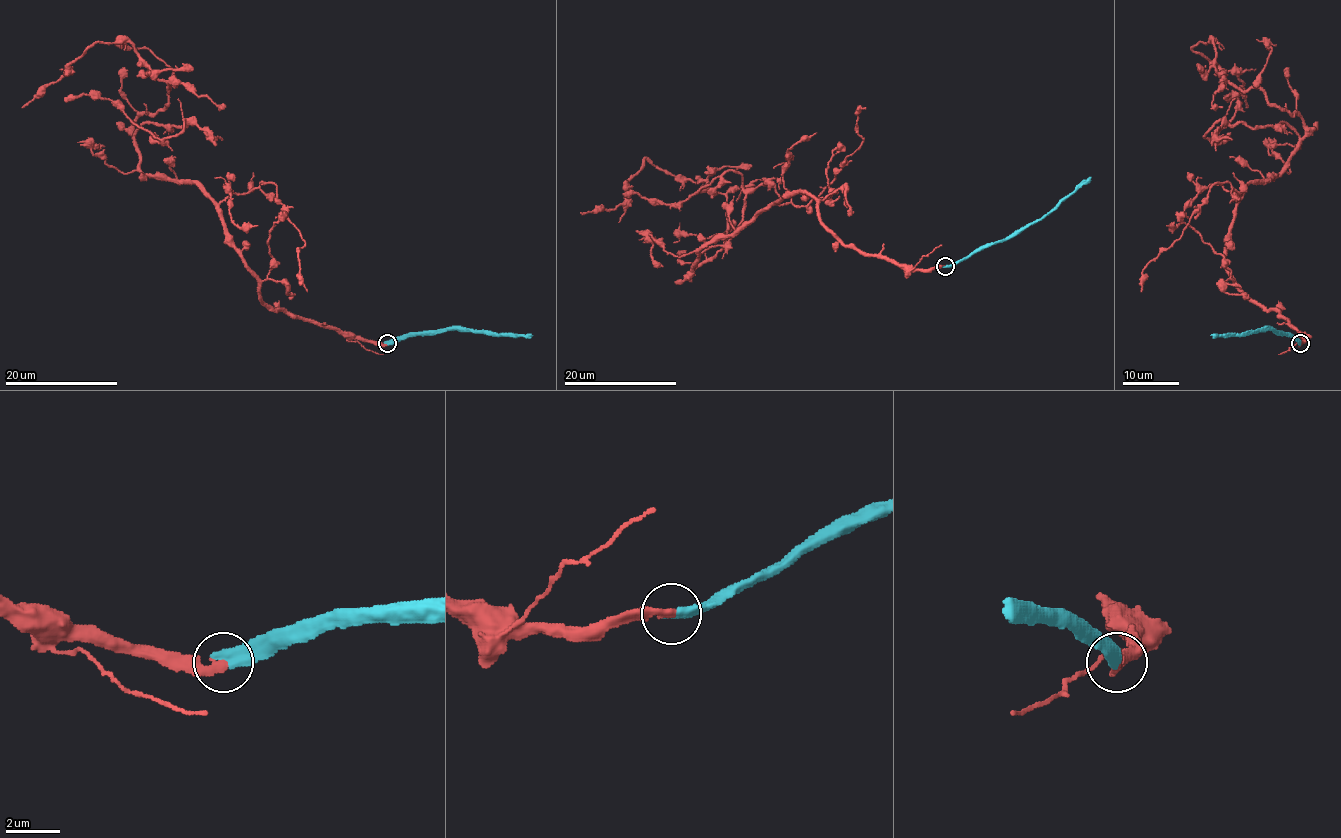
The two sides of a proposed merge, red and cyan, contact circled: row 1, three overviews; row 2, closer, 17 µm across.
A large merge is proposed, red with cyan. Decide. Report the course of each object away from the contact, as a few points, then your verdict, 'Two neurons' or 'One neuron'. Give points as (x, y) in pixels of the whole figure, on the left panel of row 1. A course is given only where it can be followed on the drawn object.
Course of red: (387, 344), (271, 310), (222, 210), (140, 169), (133, 123), (169, 87), (129, 42), (94, 42), (22, 107). Course of cyan: (387, 344), (404, 337), (454, 330), (532, 335). One neuron

